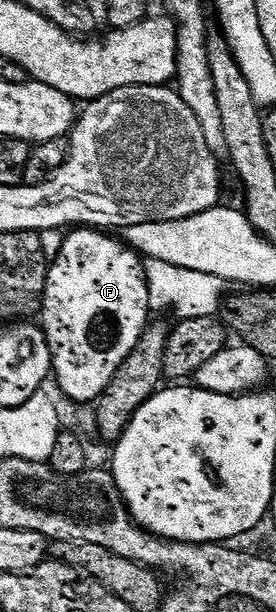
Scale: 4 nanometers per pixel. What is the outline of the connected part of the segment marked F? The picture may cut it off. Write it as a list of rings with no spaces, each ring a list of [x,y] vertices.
[[[79,226],[68,231],[64,235],[58,256],[50,261],[47,269],[41,327],[51,351],[53,380],[79,406],[98,401],[100,394],[109,386],[113,374],[117,374],[121,362],[125,362],[125,358],[129,358],[129,354],[137,346],[152,315],[143,260],[126,242],[119,238],[114,240],[111,236],[114,235],[90,226]]]

